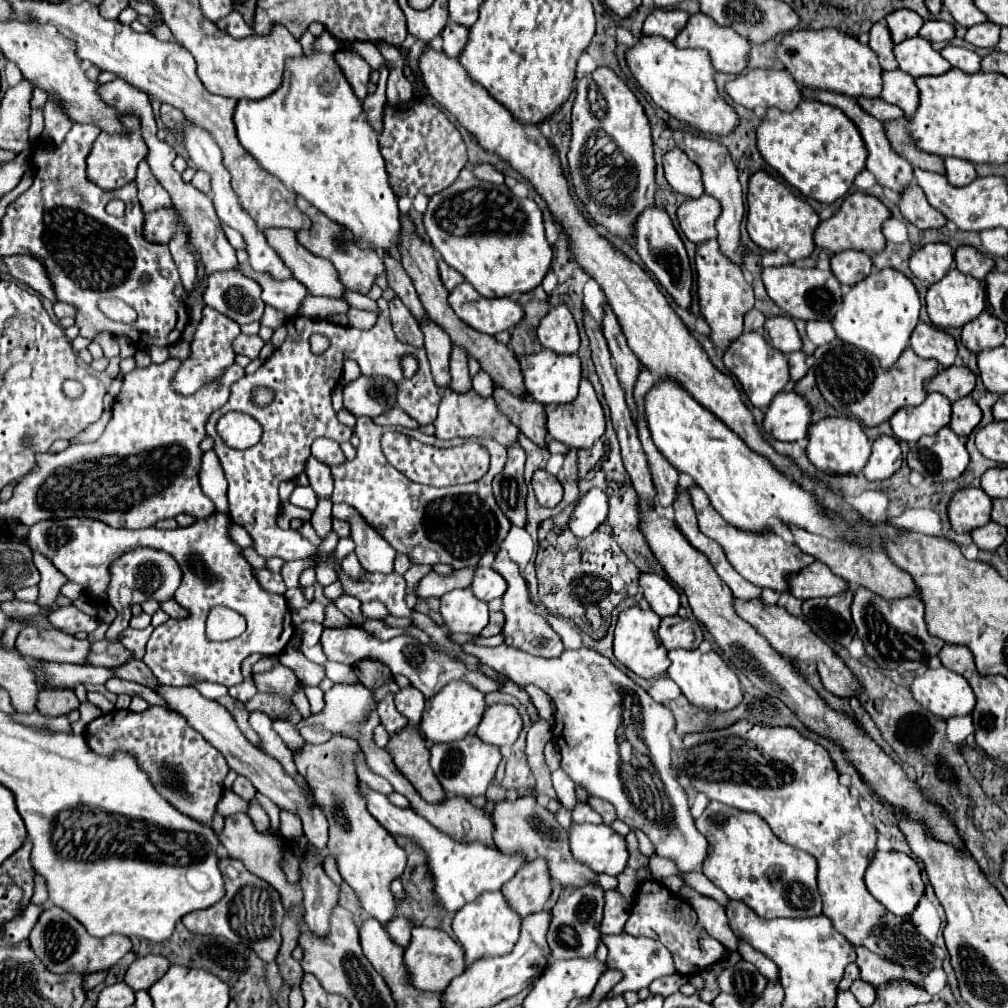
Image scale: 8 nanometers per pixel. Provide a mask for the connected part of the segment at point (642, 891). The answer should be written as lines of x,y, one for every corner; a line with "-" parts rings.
652,880
642,882
634,896
634,906
630,910
628,922
624,924
624,932
628,932
630,936
648,936
660,940
670,950
676,972
692,976
718,962
724,954
724,946
696,926
696,916
686,910
688,906
682,906
682,900
678,900
678,908
670,908
670,904
676,906
676,898
672,898
672,894
662,884
656,884

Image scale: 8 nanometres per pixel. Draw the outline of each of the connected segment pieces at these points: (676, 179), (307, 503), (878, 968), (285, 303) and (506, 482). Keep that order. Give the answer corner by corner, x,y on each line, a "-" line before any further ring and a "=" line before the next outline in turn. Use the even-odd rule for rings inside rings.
680,148
666,152
662,162
664,162
666,180
674,188
674,192
684,194
688,198
700,198
704,194
700,168
688,156
684,156
=
296,486
296,488
294,488
294,492
292,492
292,496
290,496
290,502
292,502
294,506
306,508
308,512
312,512
312,514
314,514
316,504
318,504
318,498
316,498
316,492
314,492
310,486
306,486
306,488
=
860,946
856,948
856,954
858,954
858,968
860,968
860,976
864,982
872,984
874,988
878,988
880,984
886,984
888,978
896,978
896,976
902,976
902,978
908,978
910,982
916,982
920,984
920,971
914,968
904,968
900,964
894,964
894,962
888,962
884,958
880,958
878,954
874,954
872,950
=
250,264
236,266
236,270
240,270
248,278
252,278
254,282
258,282
260,288
262,288
262,300
268,306
274,306
276,310
282,310
286,316
296,314
298,308
300,308
300,304
302,304
302,300
308,294
306,288
296,278
274,280
274,278
270,278
270,274
252,270
=
520,444
508,450
508,462
504,470
494,478
494,498
500,510
506,514
512,526
526,526
526,484
524,484
524,460
526,454

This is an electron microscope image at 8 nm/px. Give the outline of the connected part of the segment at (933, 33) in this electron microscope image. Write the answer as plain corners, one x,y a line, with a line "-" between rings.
930,20
930,22
924,22
918,36
928,40
928,42
948,42
954,38
954,26
948,22

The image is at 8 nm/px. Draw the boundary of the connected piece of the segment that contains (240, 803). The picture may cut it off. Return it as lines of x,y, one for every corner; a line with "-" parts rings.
226,790
224,792
224,798
220,798
218,802
218,812
222,816
228,816
228,814
236,814
236,812
246,812
248,810
248,802
242,800
240,796
236,796
234,792

